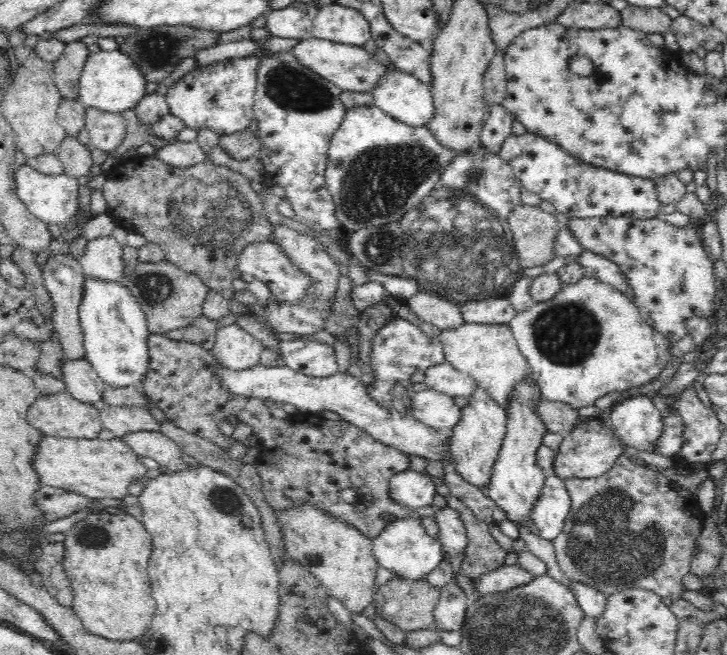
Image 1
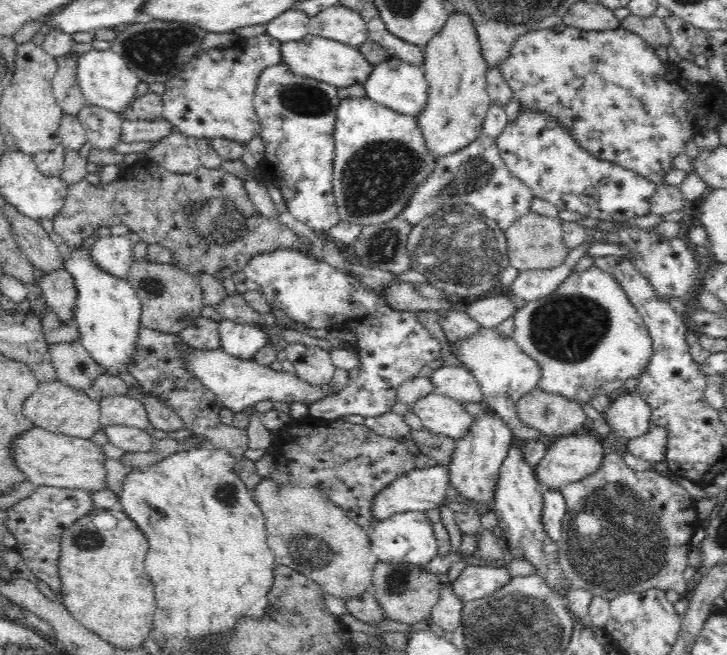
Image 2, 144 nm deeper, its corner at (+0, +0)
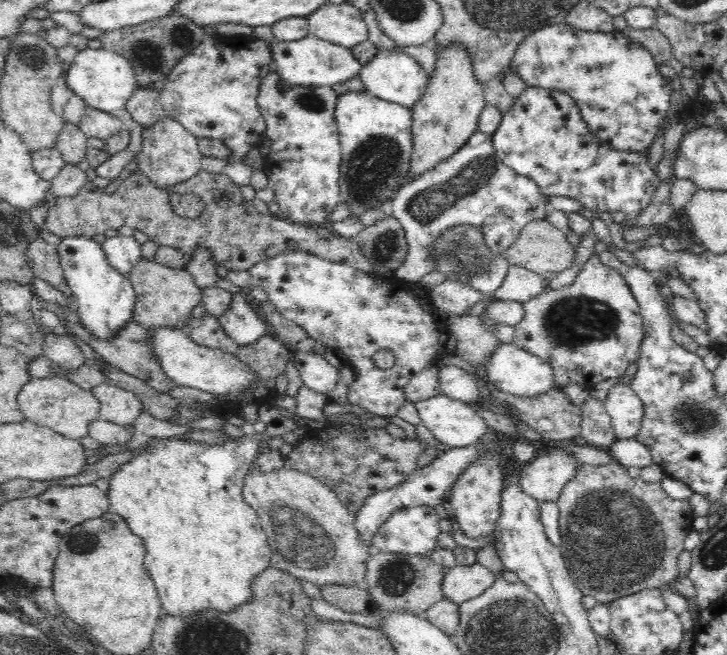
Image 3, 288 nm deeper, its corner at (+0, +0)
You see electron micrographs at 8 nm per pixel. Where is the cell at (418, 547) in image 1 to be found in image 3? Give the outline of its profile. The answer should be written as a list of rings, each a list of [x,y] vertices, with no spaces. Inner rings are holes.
[[[408,506],[394,512],[386,524],[380,526],[374,552],[398,552],[398,554],[428,554],[438,542],[440,518],[432,508]]]

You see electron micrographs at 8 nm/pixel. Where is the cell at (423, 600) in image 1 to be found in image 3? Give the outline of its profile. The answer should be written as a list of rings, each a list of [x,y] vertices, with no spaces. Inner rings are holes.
[[[372,552],[366,560],[366,588],[376,602],[378,608],[384,612],[390,610],[408,610],[412,614],[424,616],[424,612],[434,606],[436,602],[444,600],[442,580],[446,576],[444,566],[432,560],[432,552],[428,554],[398,554],[398,552]]]

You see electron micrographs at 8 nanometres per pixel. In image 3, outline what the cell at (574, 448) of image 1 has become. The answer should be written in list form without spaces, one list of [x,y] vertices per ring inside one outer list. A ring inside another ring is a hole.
[[[540,452],[520,472],[520,492],[538,504],[556,504],[562,488],[572,480],[576,470],[578,464],[564,452],[554,452],[552,456]]]

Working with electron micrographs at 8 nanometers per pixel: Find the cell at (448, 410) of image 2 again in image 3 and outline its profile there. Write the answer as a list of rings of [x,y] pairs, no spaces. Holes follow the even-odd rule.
[[[434,396],[430,400],[416,402],[422,424],[444,444],[452,448],[464,448],[478,444],[492,430],[480,416],[480,408],[474,410],[466,402],[452,400],[448,396]]]

